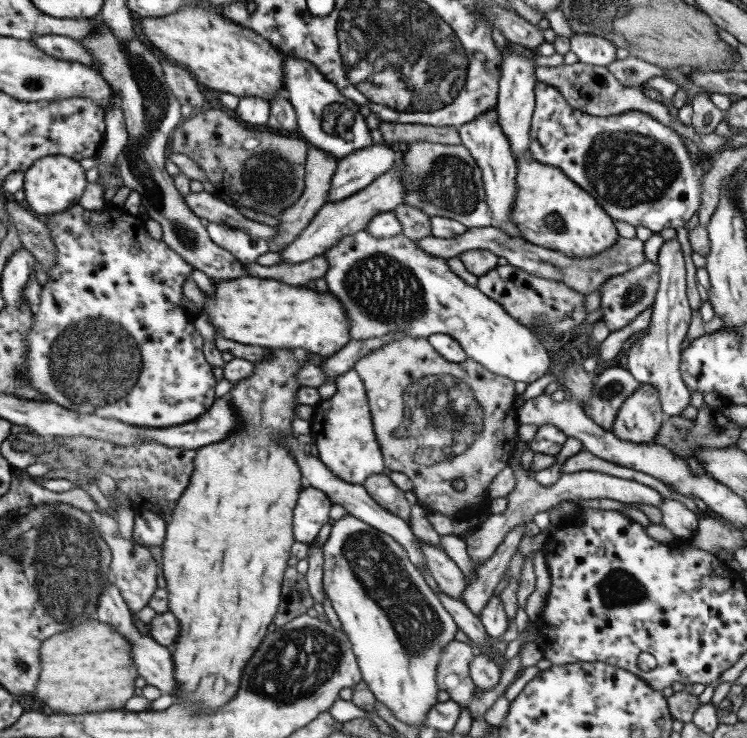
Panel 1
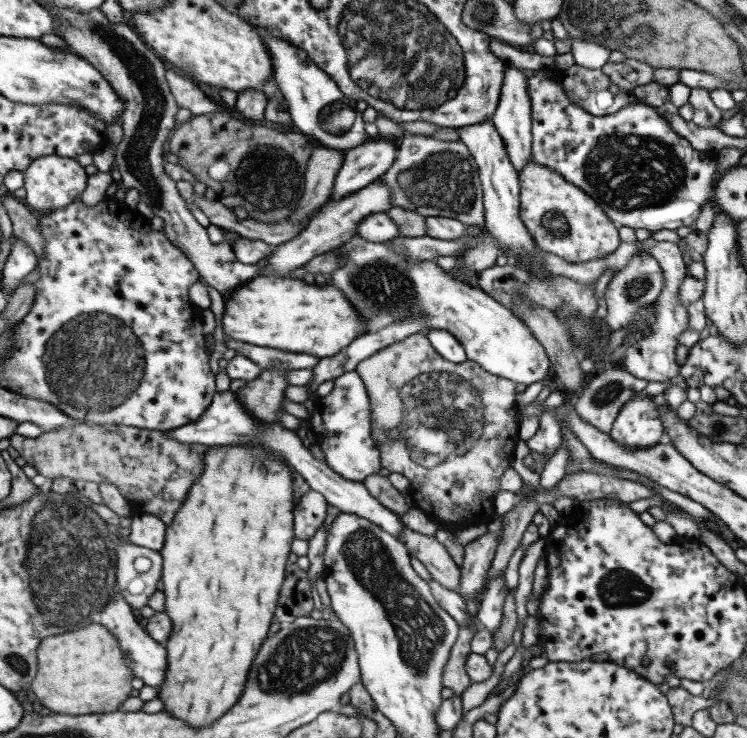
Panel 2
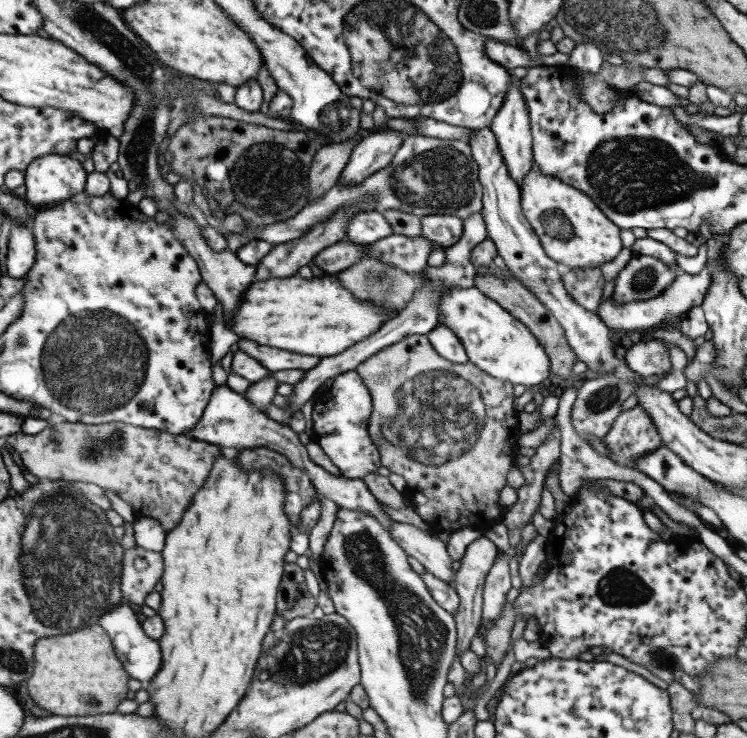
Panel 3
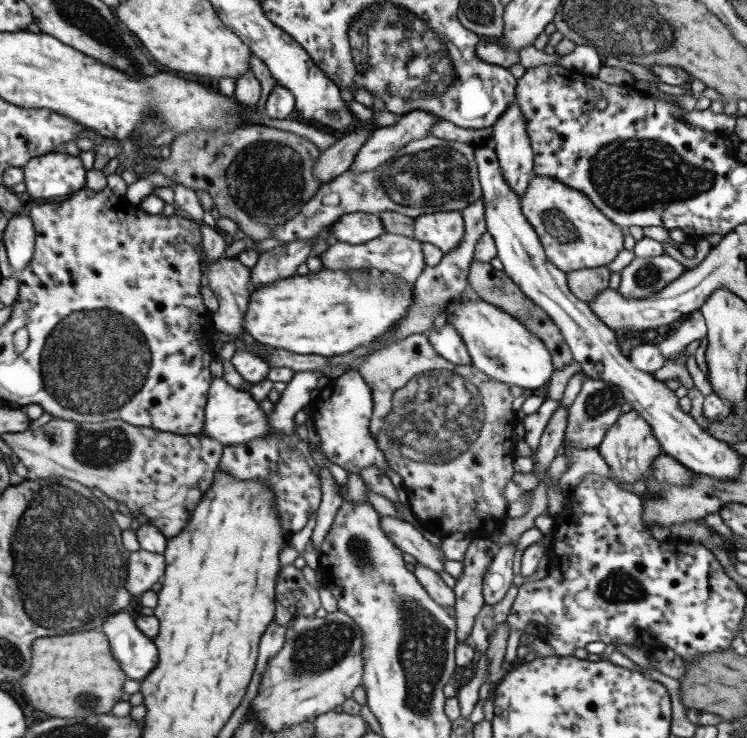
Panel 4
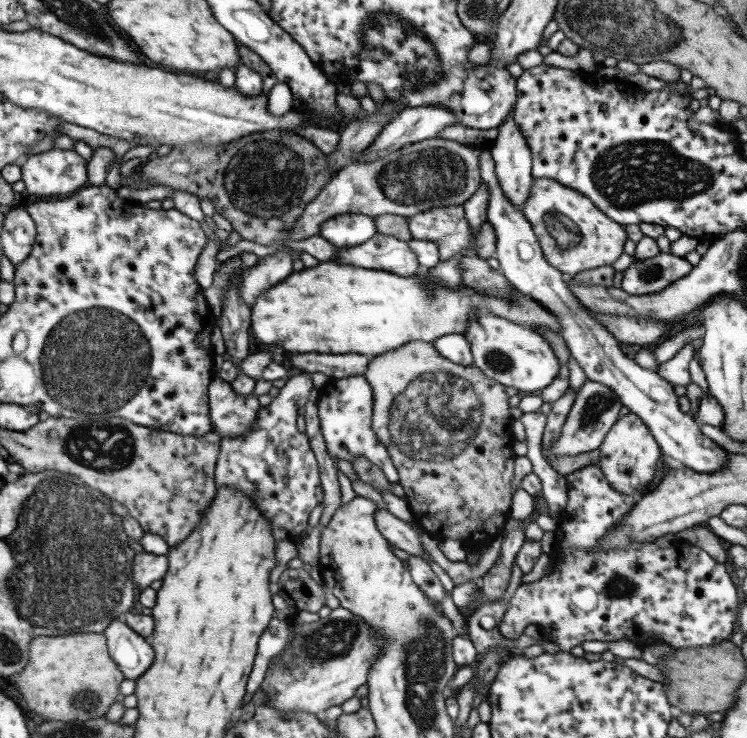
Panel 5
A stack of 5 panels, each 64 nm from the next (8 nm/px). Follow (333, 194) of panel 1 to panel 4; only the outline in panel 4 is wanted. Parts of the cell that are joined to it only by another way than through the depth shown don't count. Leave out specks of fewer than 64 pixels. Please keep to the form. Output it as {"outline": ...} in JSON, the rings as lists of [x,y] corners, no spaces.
{"outline":[[[415,110],[397,116],[397,122],[391,126],[375,128],[353,157],[349,172],[361,174],[377,169],[407,142],[426,138],[435,121],[441,121],[441,118],[423,110]]]}

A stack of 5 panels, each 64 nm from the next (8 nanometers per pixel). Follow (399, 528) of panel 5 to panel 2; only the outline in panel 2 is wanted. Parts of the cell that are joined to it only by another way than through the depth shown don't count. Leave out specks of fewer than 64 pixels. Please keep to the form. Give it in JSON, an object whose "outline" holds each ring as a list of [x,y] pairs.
{"outline":[[[405,526],[397,540],[401,541],[409,556],[413,556],[427,569],[435,582],[451,592],[459,592],[460,570],[437,540],[412,532]]]}

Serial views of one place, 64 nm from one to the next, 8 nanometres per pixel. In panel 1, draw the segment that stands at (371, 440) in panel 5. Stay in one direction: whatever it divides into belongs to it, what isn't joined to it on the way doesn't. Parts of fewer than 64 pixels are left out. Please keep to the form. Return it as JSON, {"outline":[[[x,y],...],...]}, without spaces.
{"outline":[[[349,369],[334,377],[335,391],[330,398],[313,406],[309,435],[318,450],[318,458],[346,484],[363,485],[369,474],[381,473],[383,457],[373,433],[366,392],[358,374]]]}

